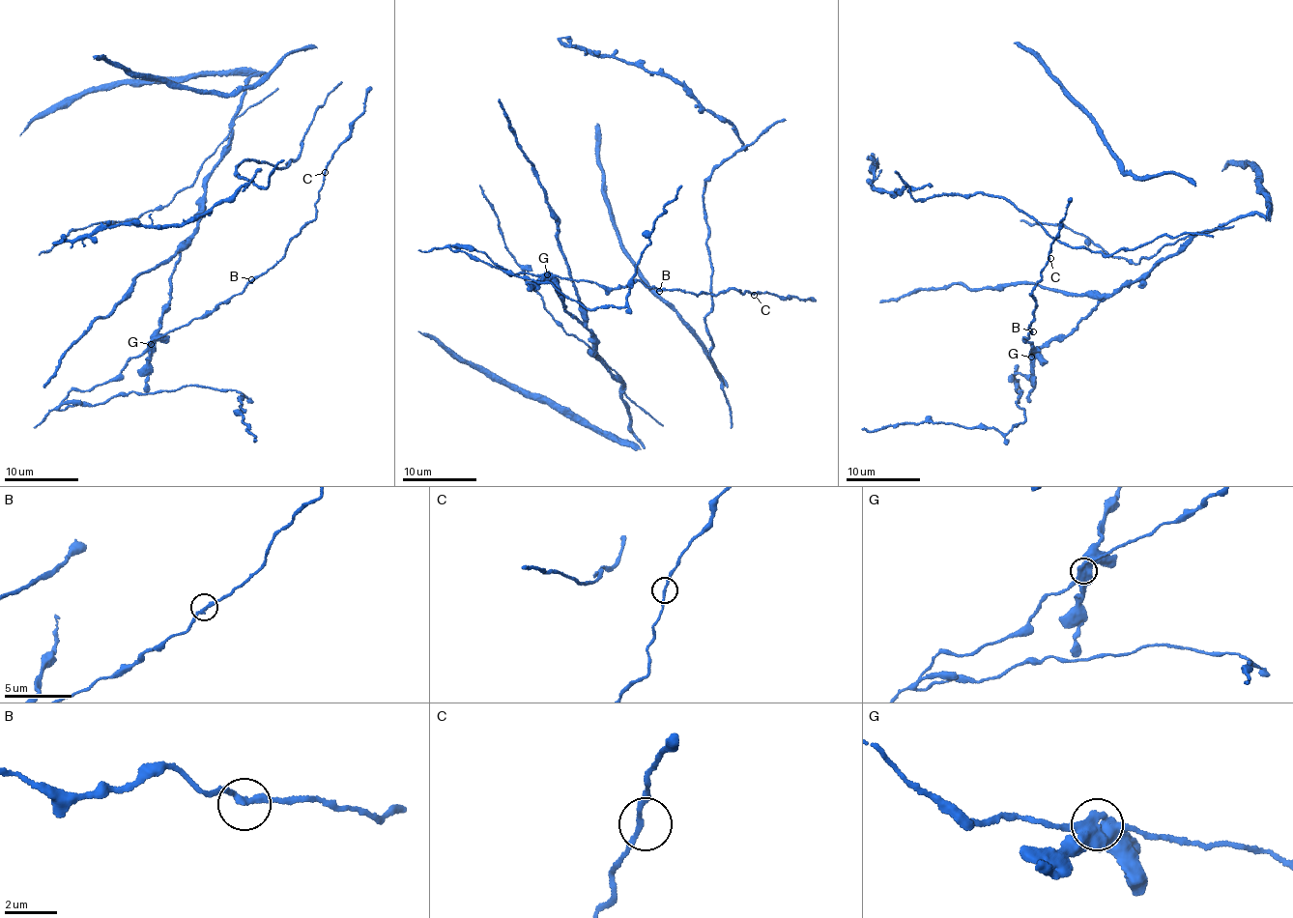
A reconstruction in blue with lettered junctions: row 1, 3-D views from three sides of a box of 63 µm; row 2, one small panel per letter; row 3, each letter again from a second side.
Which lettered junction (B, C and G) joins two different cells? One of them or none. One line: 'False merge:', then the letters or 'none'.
False merge: G

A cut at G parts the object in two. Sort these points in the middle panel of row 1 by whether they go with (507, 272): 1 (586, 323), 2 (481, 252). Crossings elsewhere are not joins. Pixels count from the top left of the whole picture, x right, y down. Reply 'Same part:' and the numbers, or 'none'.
Same part: 2

